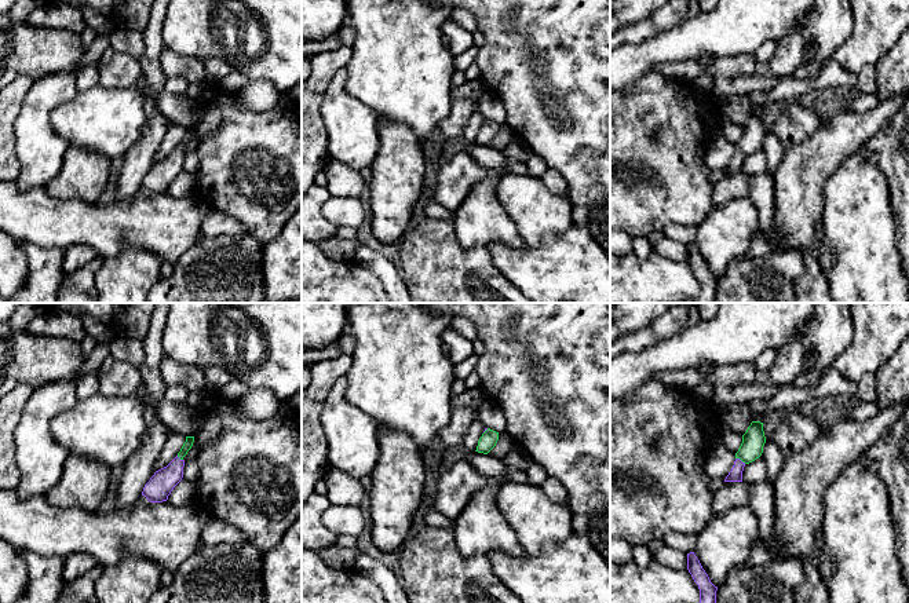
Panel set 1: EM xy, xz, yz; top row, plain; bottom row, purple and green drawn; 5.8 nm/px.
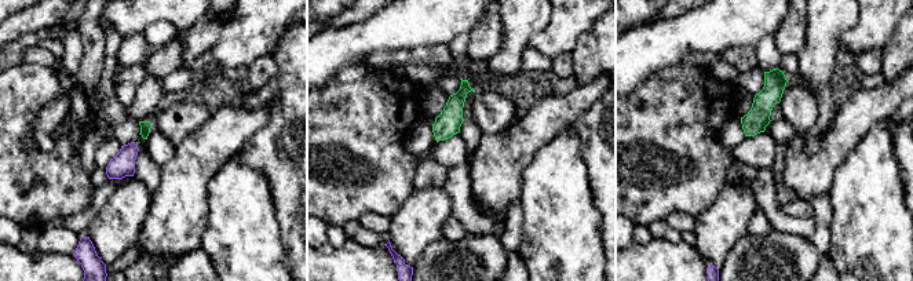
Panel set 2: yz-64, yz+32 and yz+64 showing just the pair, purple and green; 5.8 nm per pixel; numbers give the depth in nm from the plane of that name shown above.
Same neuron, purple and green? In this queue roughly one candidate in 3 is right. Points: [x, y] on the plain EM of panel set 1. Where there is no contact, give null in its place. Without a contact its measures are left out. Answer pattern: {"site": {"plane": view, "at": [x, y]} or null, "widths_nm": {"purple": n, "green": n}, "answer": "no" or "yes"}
{"site": {"plane": "yz", "at": [740, 152]}, "widths_nm": {"purple": 80, "green": 140}, "answer": "yes"}

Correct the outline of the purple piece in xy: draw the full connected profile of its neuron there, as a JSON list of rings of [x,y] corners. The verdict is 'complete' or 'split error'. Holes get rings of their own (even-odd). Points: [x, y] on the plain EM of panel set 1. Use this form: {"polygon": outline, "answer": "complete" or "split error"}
{"polygon": [[[186,128],[186,134],[178,147],[167,158],[156,162],[145,176],[142,187],[145,187],[150,194],[167,193],[174,179],[182,172],[185,158],[183,149],[191,140],[193,134],[194,128]]], "answer": "split error"}

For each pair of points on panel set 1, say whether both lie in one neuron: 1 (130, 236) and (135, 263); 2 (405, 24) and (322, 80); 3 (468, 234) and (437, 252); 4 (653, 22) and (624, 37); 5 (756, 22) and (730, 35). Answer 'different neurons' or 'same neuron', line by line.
1: different neurons
2: different neurons
3: different neurons
4: same neuron
5: same neuron

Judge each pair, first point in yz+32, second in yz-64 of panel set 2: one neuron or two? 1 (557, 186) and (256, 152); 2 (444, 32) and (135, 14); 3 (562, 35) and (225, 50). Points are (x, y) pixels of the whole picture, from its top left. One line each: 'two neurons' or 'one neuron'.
1: two neurons
2: one neuron
3: one neuron

